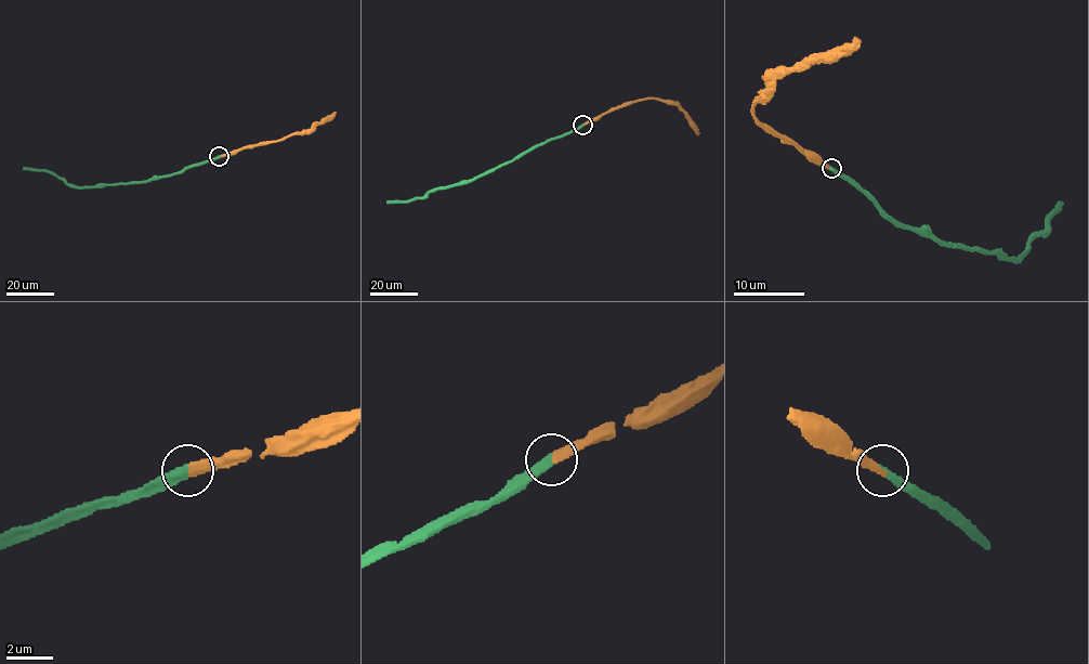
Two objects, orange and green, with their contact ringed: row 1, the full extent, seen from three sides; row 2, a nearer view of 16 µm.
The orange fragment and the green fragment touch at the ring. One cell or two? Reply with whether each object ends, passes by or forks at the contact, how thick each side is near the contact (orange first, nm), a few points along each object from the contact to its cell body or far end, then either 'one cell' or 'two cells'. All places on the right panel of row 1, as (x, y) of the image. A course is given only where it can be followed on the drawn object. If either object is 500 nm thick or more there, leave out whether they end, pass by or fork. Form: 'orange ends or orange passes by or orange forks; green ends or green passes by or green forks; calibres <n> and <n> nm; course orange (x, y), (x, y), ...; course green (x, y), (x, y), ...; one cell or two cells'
orange ends; green ends; calibres 360 and 380 nm; course orange (830, 169), (765, 127), (753, 116), (753, 107), (765, 91), (794, 68), (832, 61), (861, 40); course green (830, 169), (848, 179), (894, 223), (926, 231), (937, 243), (998, 251), (1008, 259), (1021, 257), (1063, 203); one cell

